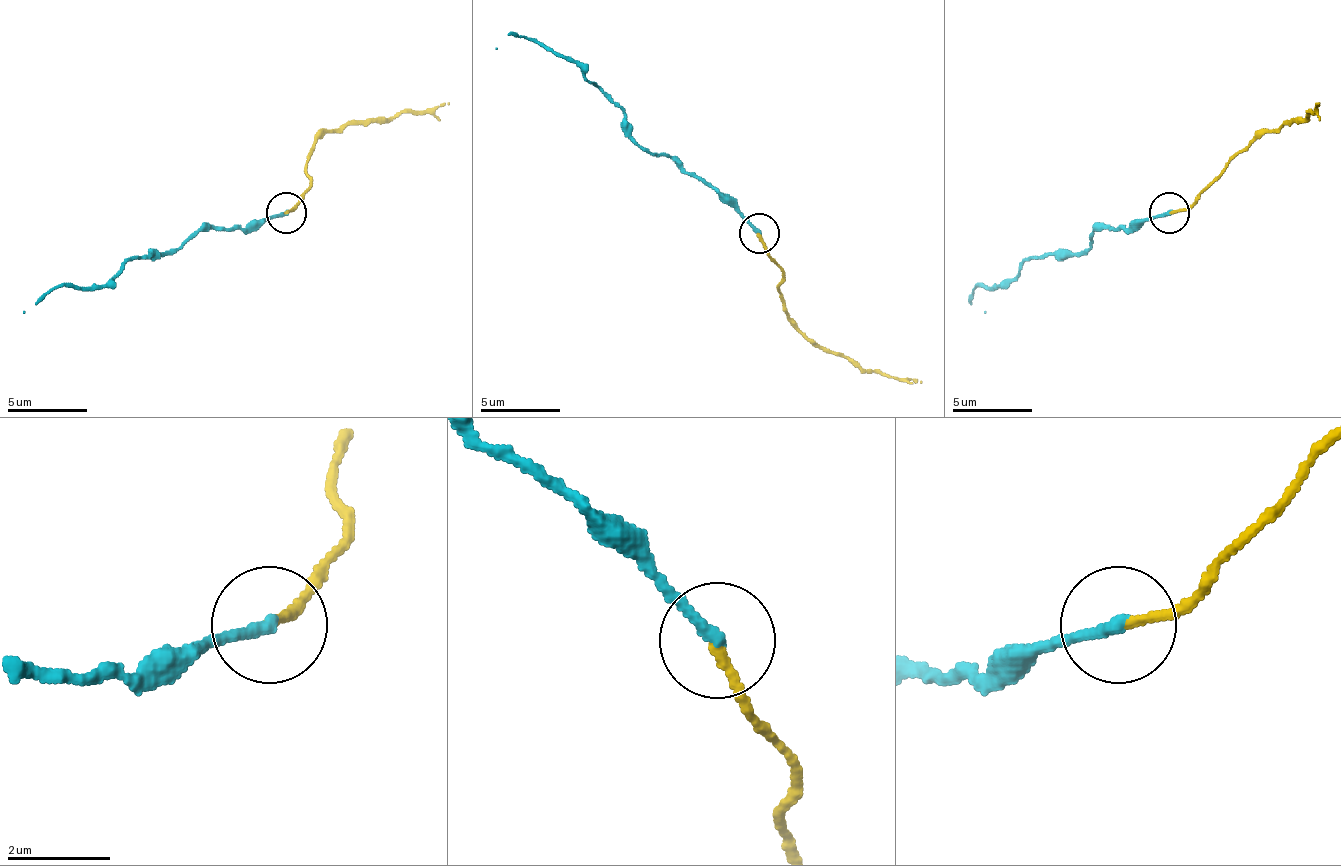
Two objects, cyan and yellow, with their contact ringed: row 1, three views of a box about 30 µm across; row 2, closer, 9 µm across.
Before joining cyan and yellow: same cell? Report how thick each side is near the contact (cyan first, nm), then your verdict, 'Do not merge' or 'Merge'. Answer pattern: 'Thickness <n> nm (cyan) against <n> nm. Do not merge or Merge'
Thickness 240 nm (cyan) against 180 nm. Merge

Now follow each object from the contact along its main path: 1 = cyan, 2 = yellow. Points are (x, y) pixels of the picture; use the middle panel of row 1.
1: (758, 232), (705, 183), (669, 159), (641, 147), (605, 95), (573, 63), (521, 35), (509, 35), (497, 47)
2: (758, 232), (762, 248), (782, 272), (782, 312), (798, 328), (862, 368), (922, 384)

